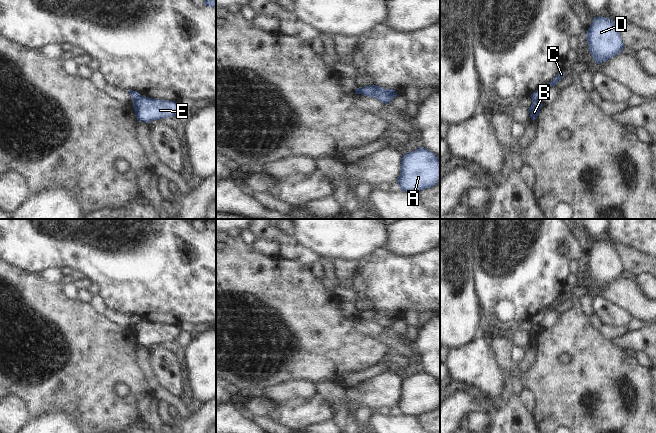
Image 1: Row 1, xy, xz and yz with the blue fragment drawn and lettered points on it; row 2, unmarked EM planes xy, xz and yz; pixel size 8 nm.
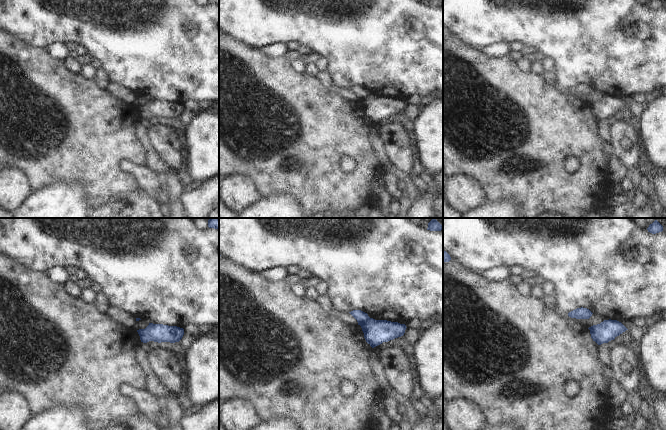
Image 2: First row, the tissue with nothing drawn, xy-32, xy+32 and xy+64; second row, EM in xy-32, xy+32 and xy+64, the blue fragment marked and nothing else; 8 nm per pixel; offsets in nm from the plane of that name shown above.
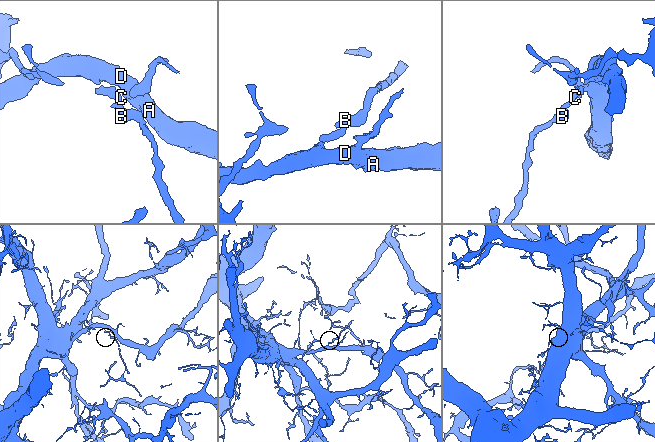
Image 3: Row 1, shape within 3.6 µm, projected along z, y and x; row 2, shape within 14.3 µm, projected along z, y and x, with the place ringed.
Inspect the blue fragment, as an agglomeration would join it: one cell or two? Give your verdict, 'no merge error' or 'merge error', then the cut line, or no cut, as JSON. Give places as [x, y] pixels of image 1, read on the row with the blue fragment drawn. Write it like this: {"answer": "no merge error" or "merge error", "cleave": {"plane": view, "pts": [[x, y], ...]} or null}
{"answer": "merge error", "cleave": {"plane": "xy", "pts": [[141, 96], [133, 102]]}}

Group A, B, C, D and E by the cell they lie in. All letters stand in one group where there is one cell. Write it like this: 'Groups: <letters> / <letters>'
Groups: A C D / B E.

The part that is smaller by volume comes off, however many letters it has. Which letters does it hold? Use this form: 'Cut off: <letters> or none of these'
Cut off: B, E.

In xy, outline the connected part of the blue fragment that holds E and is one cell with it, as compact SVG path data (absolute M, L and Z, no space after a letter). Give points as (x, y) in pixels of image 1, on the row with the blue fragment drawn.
M144 96L133 102L133 107L137 120L147 124L155 119L174 117L181 108L178 102L152 99Z

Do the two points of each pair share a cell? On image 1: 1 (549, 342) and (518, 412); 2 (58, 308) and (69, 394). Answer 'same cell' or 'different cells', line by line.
1: different cells
2: same cell

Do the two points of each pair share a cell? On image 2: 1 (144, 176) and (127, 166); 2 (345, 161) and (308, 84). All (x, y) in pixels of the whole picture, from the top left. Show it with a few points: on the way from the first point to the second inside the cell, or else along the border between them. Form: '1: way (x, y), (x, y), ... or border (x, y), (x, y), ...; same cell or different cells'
1: way (140, 173), (131, 169); same cell
2: border (343, 155), (340, 159), (339, 167), (348, 174); different cells

